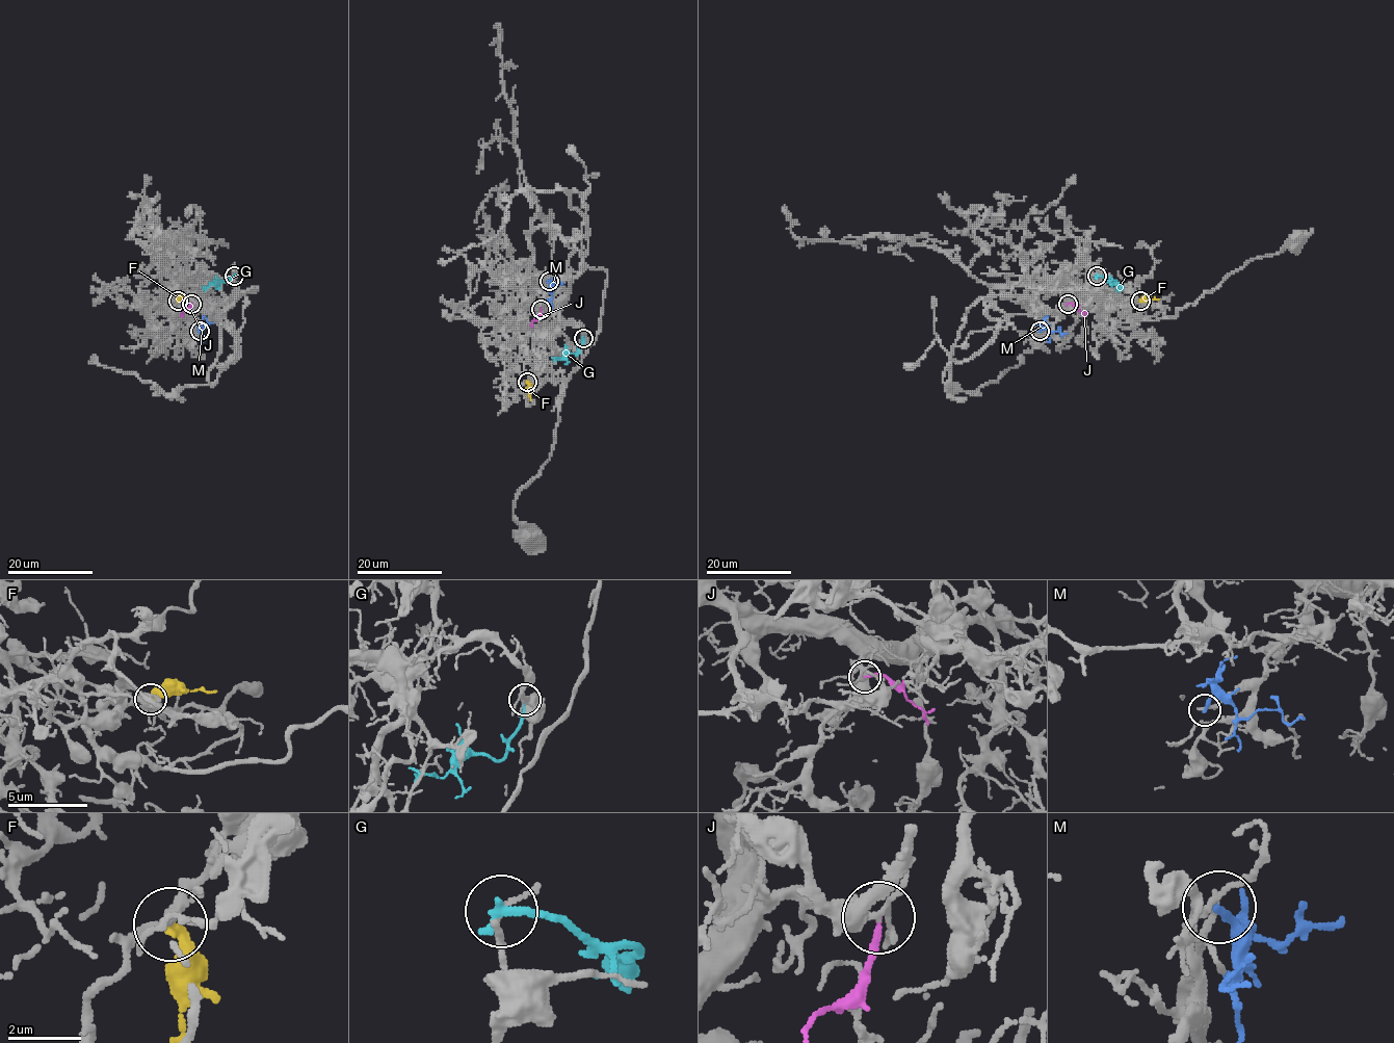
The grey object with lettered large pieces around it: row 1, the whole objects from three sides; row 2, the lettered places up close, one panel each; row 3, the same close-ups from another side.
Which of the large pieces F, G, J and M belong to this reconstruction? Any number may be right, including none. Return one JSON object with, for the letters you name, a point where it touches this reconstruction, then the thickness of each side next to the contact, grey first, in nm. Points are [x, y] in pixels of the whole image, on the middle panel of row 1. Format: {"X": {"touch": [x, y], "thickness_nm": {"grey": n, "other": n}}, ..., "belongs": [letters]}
{"J": {"touch": [541, 309], "thickness_nm": {"grey": 280, "other": 170}}, "belongs": ["J"]}

